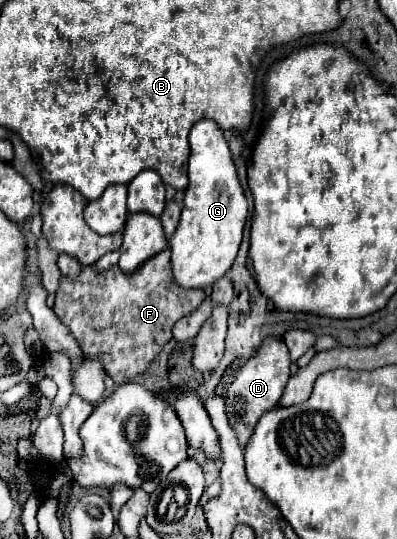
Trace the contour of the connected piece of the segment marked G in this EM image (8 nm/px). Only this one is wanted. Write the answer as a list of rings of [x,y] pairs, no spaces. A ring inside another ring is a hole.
[[[197,121],[189,133],[189,147],[189,185],[185,189],[179,225],[169,237],[171,273],[175,285],[181,289],[205,289],[223,277],[235,261],[247,219],[247,199],[239,185],[223,131],[215,121]]]

